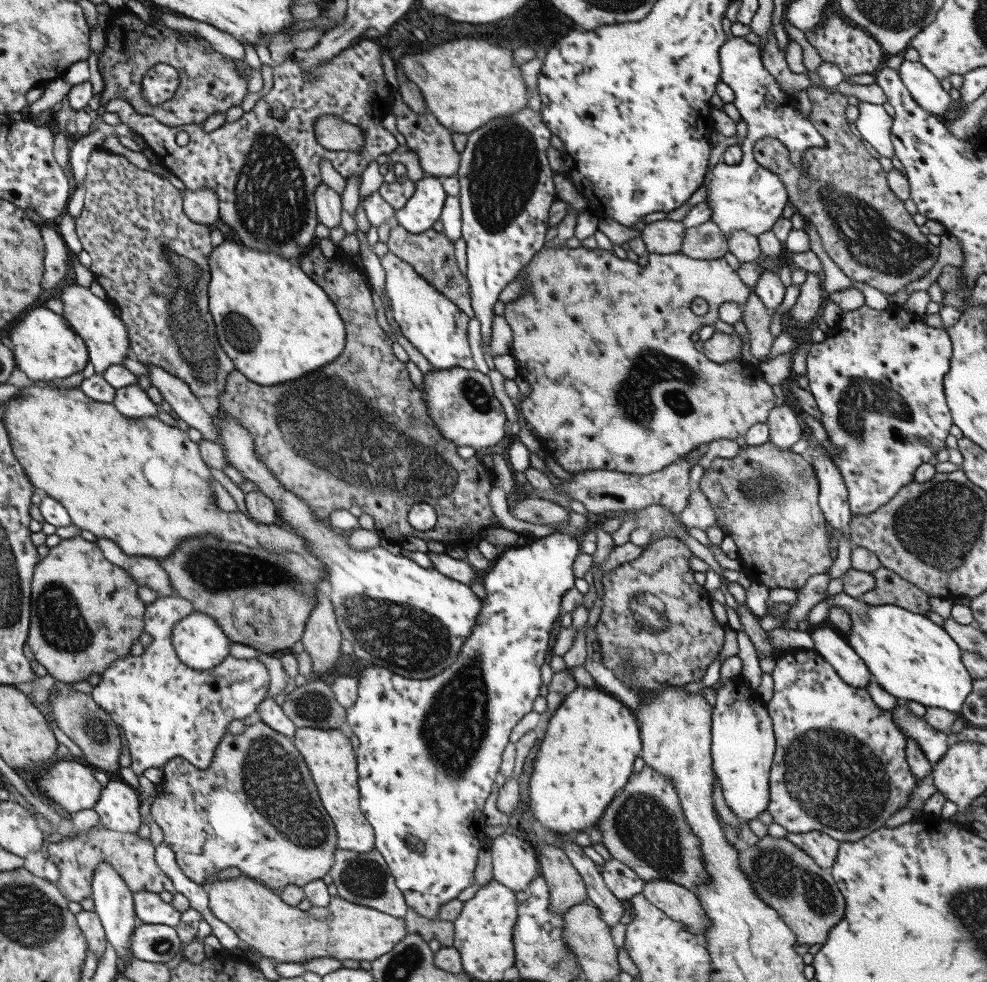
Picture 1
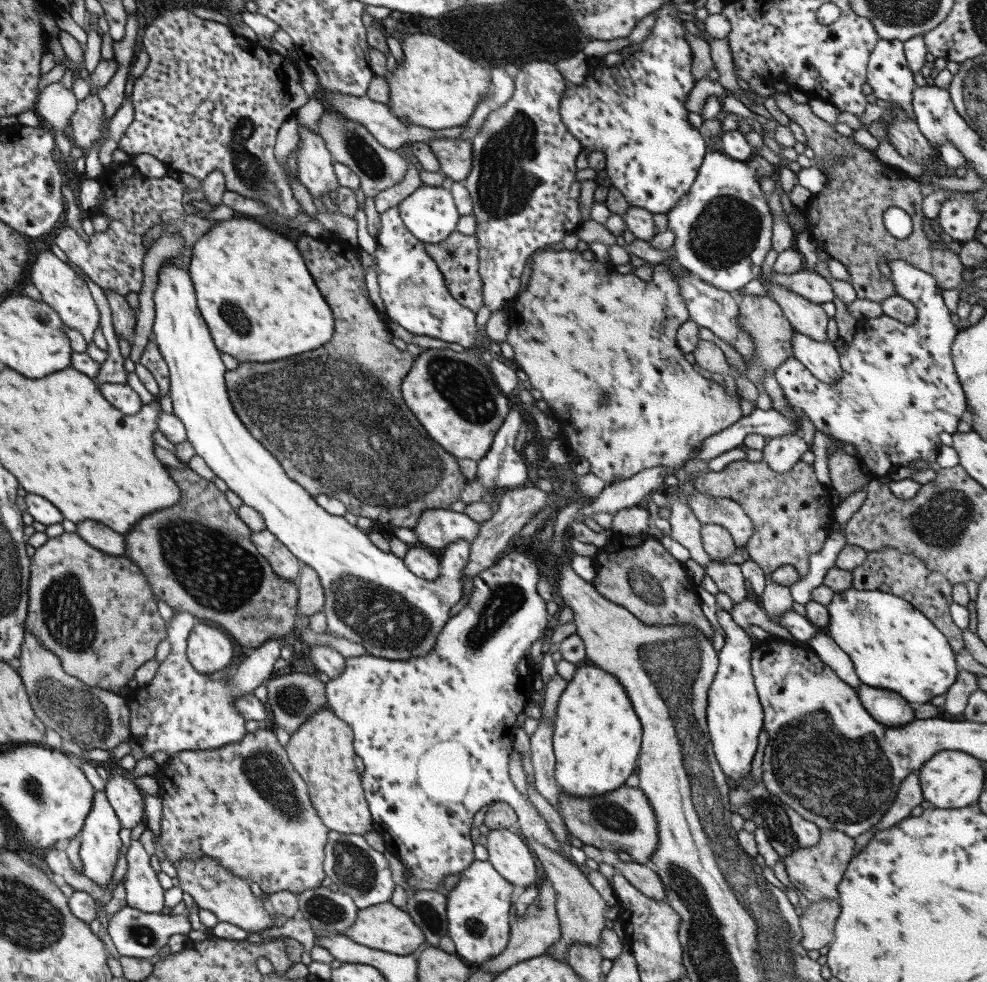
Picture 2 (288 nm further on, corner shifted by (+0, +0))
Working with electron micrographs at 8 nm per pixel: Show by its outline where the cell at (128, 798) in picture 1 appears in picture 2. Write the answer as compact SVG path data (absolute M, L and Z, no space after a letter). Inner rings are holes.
M129 772L125 776L113 776L107 778L107 784L103 788L103 796L111 804L121 828L127 830L137 826L145 814L141 792L133 786L135 778L137 778L135 772Z

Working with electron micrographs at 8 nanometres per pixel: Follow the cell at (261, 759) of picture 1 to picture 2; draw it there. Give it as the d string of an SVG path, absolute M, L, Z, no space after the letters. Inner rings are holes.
M273 728L245 732L237 744L227 744L223 748L179 752L157 768L155 780L163 806L161 836L157 842L171 866L177 866L181 860L193 862L209 858L231 874L259 884L263 896L281 890L301 894L303 890L321 886L325 878L323 862L329 828L315 814L307 796L309 790L293 770L293 764L289 764L287 748L277 742Z

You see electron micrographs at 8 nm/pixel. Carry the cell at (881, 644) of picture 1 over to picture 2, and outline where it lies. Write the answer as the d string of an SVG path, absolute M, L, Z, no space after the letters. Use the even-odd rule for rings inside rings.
M851 588L845 592L835 592L831 602L827 604L827 610L829 610L829 626L825 628L825 634L829 634L835 640L835 644L849 654L855 674L863 684L871 688L897 692L907 702L927 702L933 696L945 694L947 688L953 684L953 680L957 680L959 666L955 664L955 654L947 638L939 632L939 628L933 626L929 618L925 618L907 600L891 596L887 592Z

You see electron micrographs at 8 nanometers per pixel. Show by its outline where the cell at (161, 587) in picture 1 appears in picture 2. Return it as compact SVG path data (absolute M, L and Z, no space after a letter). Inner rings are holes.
M83 520L77 524L77 534L93 548L109 554L109 556L125 556L125 536L119 532L113 532L105 524Z

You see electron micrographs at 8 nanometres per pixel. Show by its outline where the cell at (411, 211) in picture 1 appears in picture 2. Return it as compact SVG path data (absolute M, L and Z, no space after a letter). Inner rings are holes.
M419 186L413 194L409 194L397 204L397 210L399 218L405 224L405 230L421 244L443 242L451 232L455 232L455 222L459 218L451 192L447 188L433 188L433 186Z

